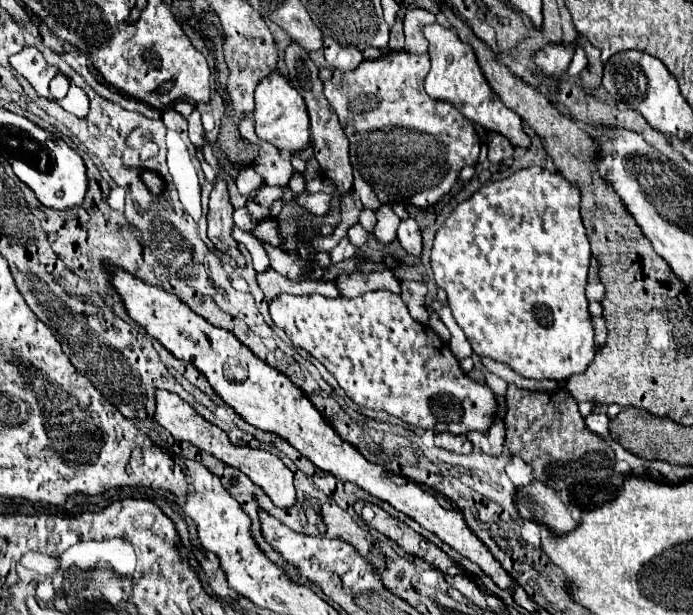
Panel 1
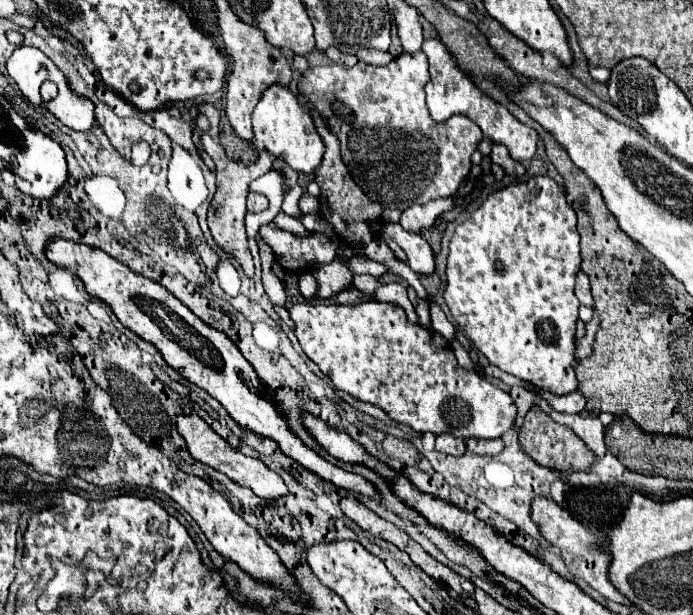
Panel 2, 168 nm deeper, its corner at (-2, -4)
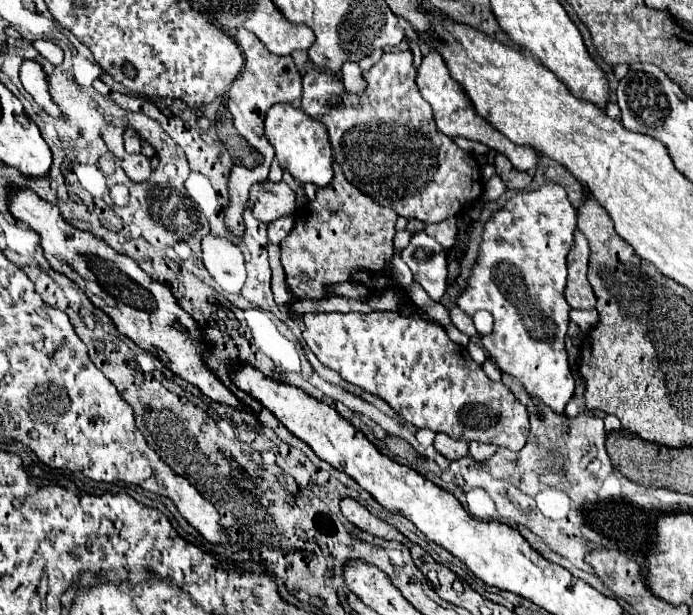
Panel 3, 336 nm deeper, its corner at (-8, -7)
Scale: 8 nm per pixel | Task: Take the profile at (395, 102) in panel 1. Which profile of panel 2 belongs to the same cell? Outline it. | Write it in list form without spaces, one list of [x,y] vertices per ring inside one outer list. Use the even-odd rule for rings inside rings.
[[[422,50],[392,58],[386,66],[372,66],[358,62],[352,68],[338,64],[314,66],[302,72],[298,80],[298,92],[308,104],[320,112],[322,120],[332,134],[340,140],[340,156],[350,170],[352,180],[366,192],[372,202],[384,208],[404,210],[412,204],[426,204],[436,198],[450,198],[470,174],[470,156],[478,148],[482,138],[480,128],[466,116],[452,116],[444,124],[436,124],[428,116],[424,102],[424,84],[428,82],[428,60]]]

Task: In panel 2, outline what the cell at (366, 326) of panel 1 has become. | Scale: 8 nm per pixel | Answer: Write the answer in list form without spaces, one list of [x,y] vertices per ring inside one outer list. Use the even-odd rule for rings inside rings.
[[[378,300],[360,302],[356,306],[302,302],[294,304],[288,312],[296,322],[294,334],[298,336],[302,350],[322,374],[328,376],[338,390],[382,408],[392,420],[402,422],[416,432],[452,434],[460,438],[500,438],[514,426],[516,406],[512,396],[490,384],[478,372],[460,368],[450,342],[434,330],[412,324],[400,306]]]

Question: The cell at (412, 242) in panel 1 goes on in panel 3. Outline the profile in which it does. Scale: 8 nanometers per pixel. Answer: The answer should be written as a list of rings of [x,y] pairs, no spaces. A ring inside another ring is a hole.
[[[416,233],[408,247],[400,251],[400,257],[412,269],[414,281],[420,283],[434,301],[440,301],[448,275],[444,247],[426,233]]]

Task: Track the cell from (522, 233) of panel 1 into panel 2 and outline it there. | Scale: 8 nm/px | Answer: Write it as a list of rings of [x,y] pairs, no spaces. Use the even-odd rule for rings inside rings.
[[[534,176],[528,182],[520,182],[520,184],[512,184],[508,188],[500,188],[496,192],[492,192],[482,206],[466,220],[462,222],[452,240],[450,240],[450,254],[448,254],[448,268],[446,268],[446,276],[448,276],[448,286],[444,292],[444,300],[452,312],[452,316],[456,318],[456,322],[464,328],[466,336],[474,342],[474,346],[488,358],[490,364],[498,366],[500,370],[532,382],[538,388],[544,388],[552,394],[564,396],[570,394],[578,388],[578,380],[574,374],[574,332],[576,332],[576,320],[578,320],[578,306],[580,302],[574,296],[574,276],[580,270],[580,236],[578,236],[578,228],[576,228],[576,212],[568,206],[566,196],[564,196],[564,188],[558,186],[550,176]]]

